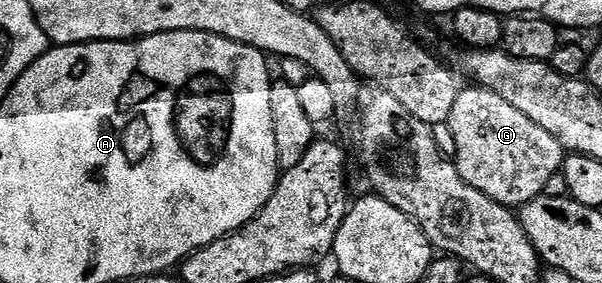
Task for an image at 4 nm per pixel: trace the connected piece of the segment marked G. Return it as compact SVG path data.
M469 85L470 88L461 89L457 102L454 104L454 112L450 112L447 122L450 124L450 132L454 132L458 152L454 159L458 172L470 188L478 188L490 200L498 200L498 204L509 208L525 206L530 200L541 197L544 194L546 184L550 184L550 176L561 173L566 157L566 151L546 128L534 124L534 120L528 119L523 112L518 112L514 104L502 100L498 92L487 90L485 86Z

